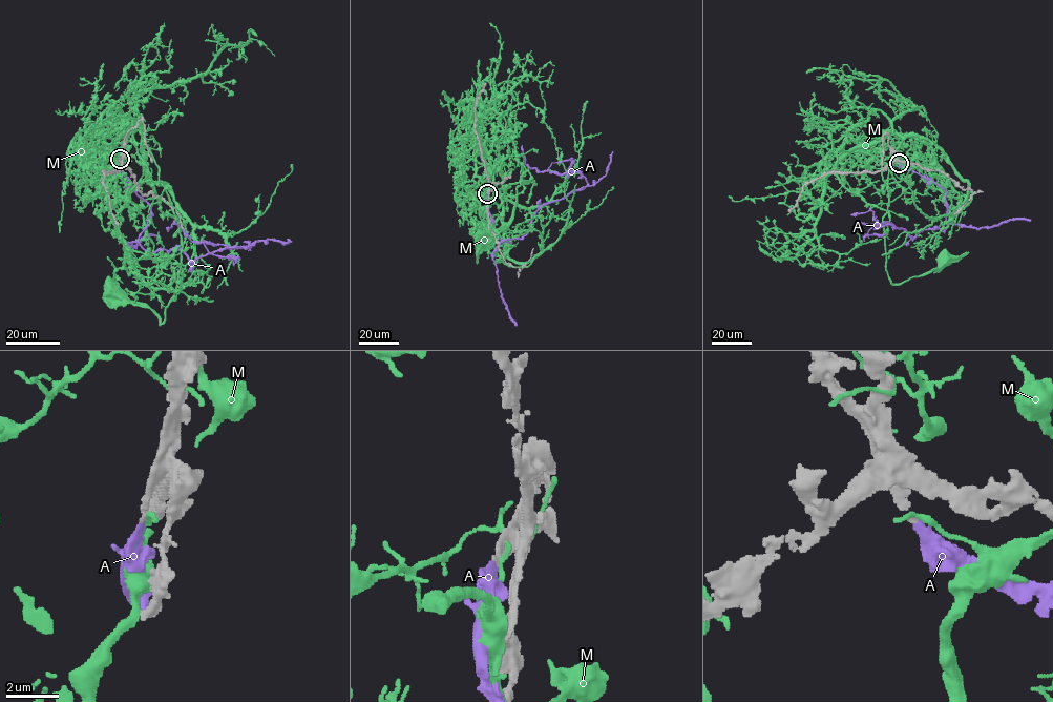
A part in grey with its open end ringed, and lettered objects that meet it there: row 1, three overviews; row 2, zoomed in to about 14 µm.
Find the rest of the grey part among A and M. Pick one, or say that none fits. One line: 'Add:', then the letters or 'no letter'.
Add: A

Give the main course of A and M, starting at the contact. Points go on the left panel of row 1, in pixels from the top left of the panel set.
A: (120, 160), (149, 207), (142, 246), (178, 248), (192, 261), (256, 241), (204, 243), (213, 254), (235, 259)
M: (120, 159), (117, 124), (127, 116), (139, 127), (176, 219), (181, 268), (161, 323), (110, 288)

